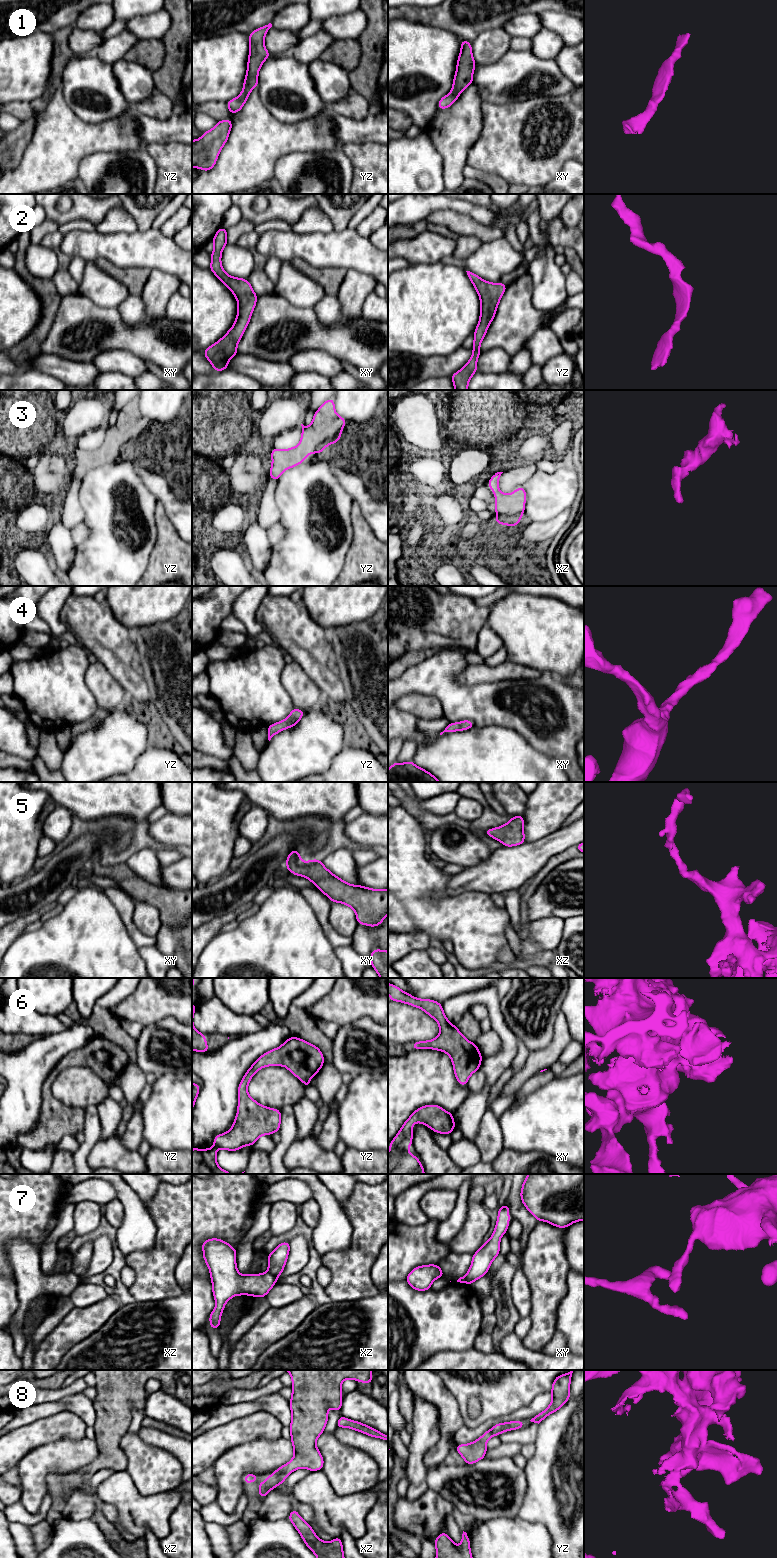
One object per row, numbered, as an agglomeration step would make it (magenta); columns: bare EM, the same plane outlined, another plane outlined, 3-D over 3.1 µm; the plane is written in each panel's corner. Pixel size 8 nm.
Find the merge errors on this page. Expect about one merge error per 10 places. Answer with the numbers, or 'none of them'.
7

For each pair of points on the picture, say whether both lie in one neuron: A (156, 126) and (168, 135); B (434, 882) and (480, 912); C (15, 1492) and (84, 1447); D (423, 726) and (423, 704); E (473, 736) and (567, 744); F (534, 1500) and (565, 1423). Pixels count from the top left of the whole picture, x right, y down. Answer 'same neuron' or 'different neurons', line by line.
A: same neuron
B: same neuron
C: different neurons
D: different neurons
E: different neurons
F: same neuron

